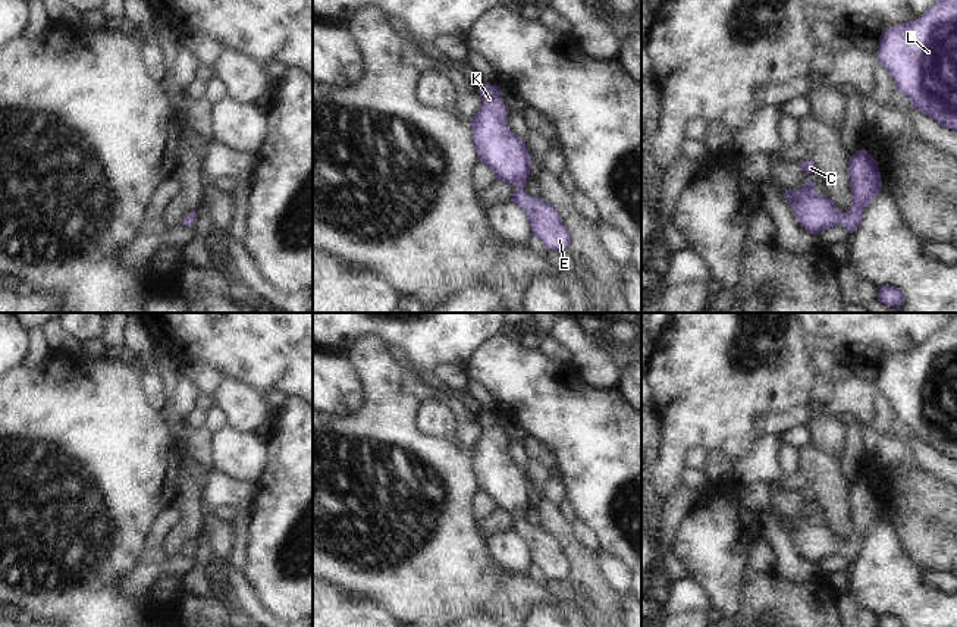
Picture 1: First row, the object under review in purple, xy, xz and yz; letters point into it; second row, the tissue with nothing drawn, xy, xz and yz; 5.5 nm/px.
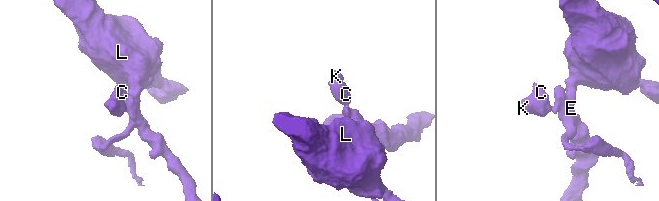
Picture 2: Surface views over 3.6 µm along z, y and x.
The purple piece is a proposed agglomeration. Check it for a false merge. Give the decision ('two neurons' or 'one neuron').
one neuron

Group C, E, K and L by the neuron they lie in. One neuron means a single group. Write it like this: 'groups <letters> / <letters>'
groups C E K L

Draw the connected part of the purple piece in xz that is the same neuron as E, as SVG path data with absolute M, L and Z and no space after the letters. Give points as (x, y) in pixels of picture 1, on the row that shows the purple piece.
M480 84L481 104L471 120L473 141L478 162L484 163L496 176L517 189L511 203L518 204L528 216L531 233L545 248L567 250L570 232L556 209L540 197L530 197L524 185L530 181L531 156L524 139L512 134L508 126L508 109L498 85Z

